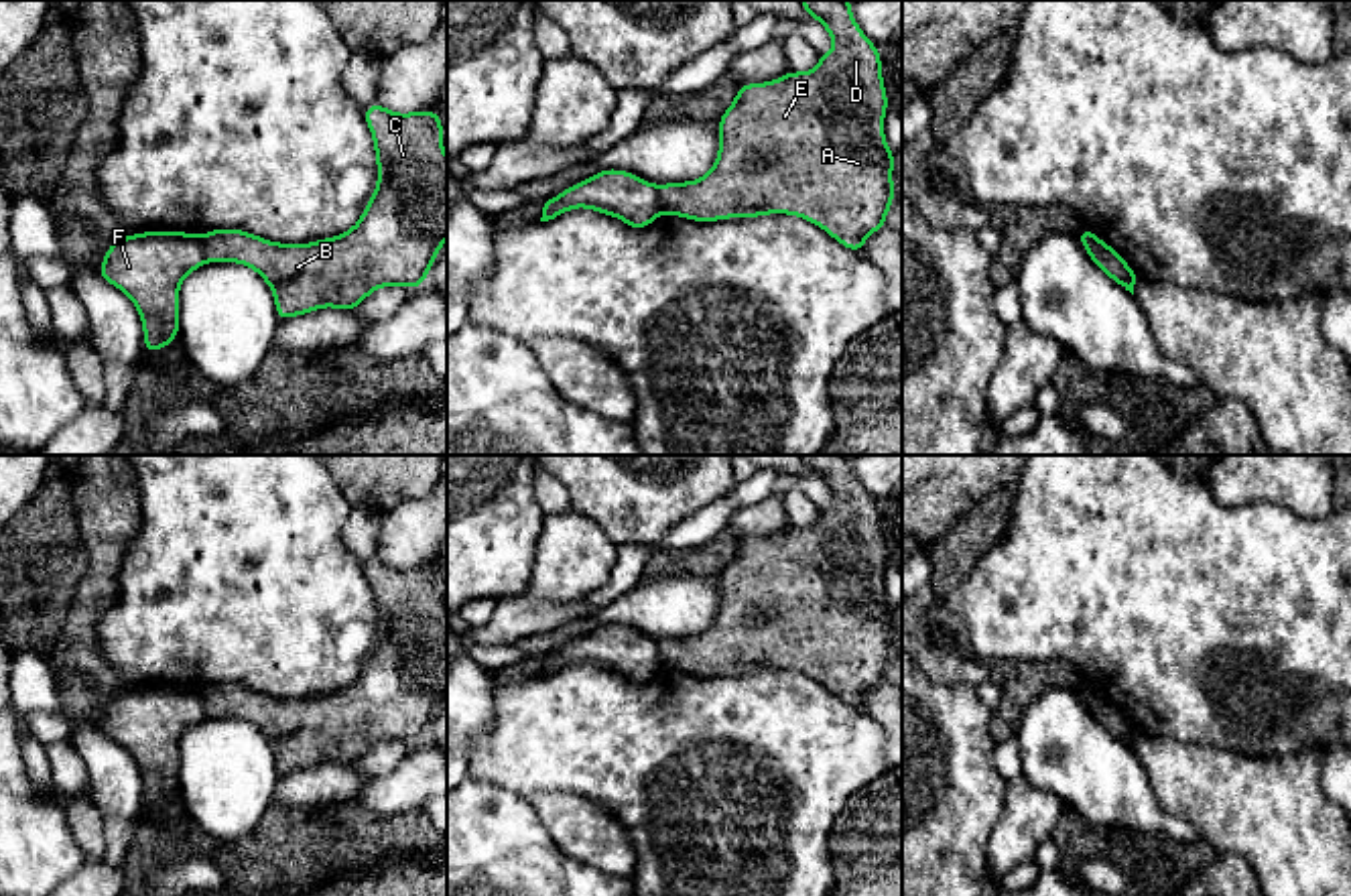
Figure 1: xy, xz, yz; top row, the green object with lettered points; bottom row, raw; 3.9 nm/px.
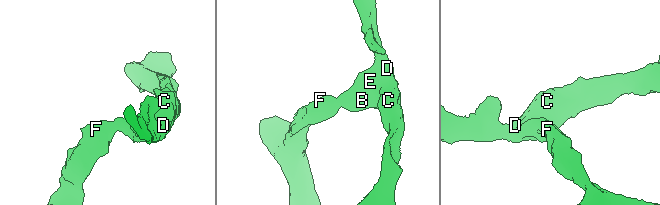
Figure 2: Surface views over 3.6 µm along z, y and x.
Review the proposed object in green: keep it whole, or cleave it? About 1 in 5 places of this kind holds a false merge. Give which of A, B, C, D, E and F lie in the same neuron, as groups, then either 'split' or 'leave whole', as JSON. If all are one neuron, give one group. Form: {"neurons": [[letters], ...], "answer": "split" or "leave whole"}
{"neurons": [["A", "B", "C", "D", "E"], ["F"]], "answer": "split"}

